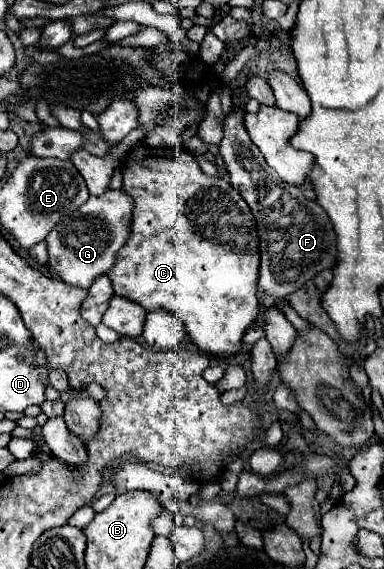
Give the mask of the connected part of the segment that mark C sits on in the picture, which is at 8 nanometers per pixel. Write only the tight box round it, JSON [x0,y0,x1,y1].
[107,147,259,355]

